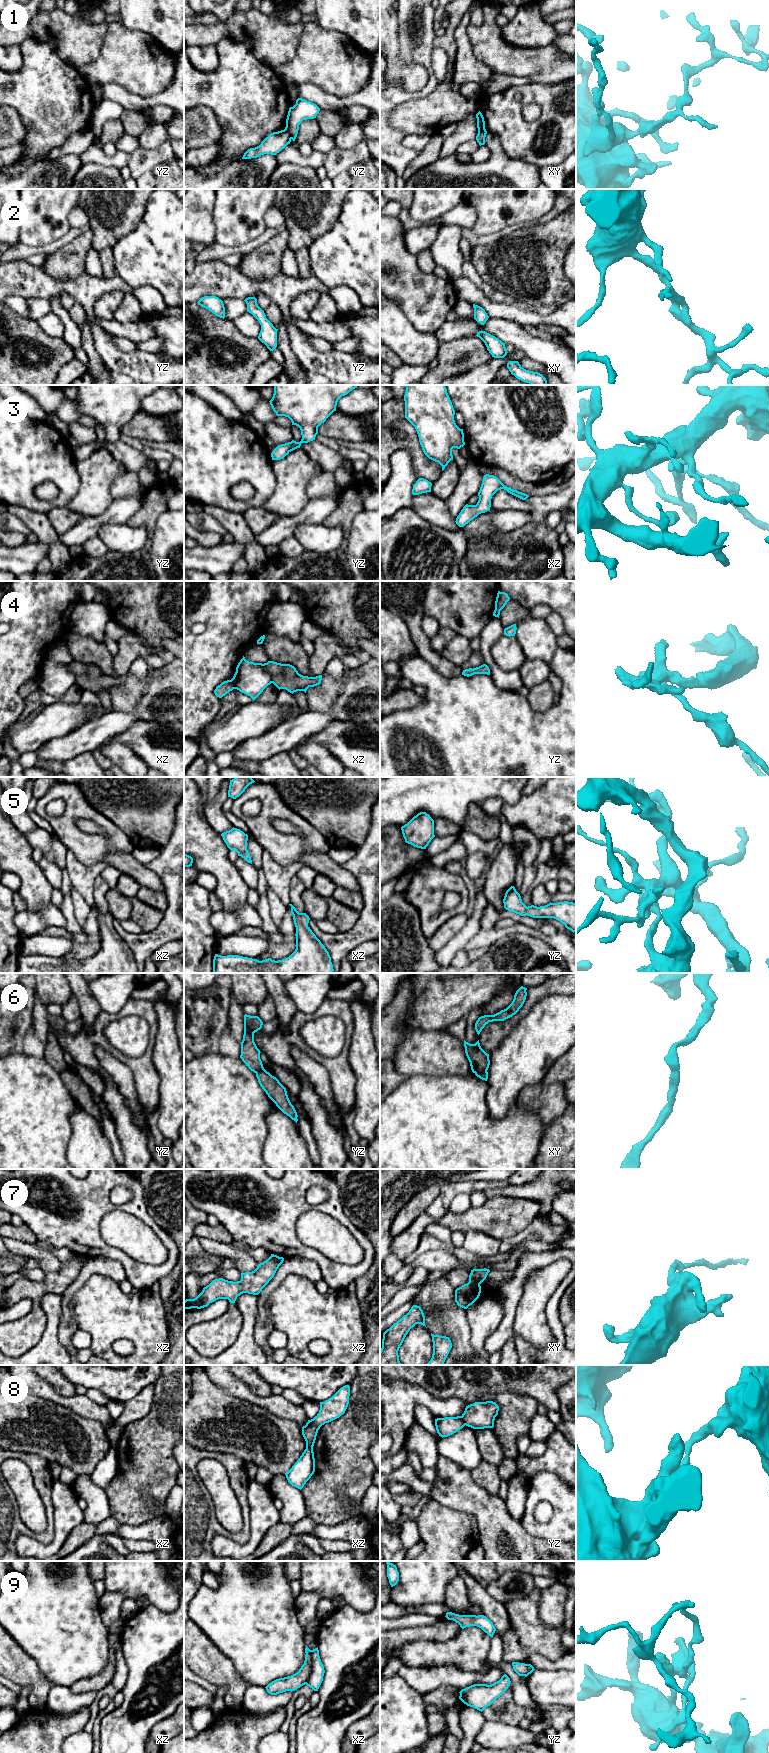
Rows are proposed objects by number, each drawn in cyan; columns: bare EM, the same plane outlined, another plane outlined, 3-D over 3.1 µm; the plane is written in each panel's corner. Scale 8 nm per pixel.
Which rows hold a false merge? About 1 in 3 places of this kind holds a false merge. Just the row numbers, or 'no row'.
1, 7, 8, 9

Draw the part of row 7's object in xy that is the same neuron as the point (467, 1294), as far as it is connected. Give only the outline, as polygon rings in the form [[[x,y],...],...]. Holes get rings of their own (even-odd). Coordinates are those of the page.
[[[464,1284],[455,1290],[455,1302],[458,1306],[467,1309],[479,1298],[480,1293],[480,1285]]]

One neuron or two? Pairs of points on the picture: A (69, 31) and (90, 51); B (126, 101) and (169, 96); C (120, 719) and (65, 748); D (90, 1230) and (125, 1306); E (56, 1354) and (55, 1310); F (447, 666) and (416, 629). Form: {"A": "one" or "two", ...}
{"A": "one", "B": "one", "C": "one", "D": "two", "E": "one", "F": "one"}

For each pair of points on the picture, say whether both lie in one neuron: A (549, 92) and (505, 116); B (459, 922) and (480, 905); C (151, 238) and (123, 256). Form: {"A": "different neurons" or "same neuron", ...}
{"A": "same neuron", "B": "different neurons", "C": "same neuron"}

